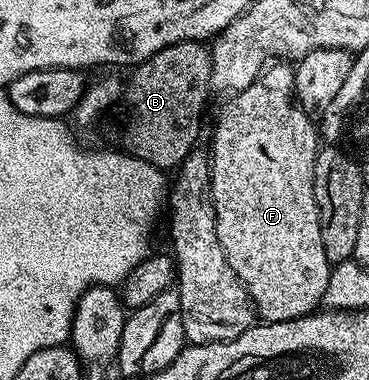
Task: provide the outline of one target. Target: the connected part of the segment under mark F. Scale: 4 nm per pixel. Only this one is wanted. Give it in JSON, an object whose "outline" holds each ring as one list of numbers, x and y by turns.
{"outline":[[288,62,265,67,246,90,229,95,225,100,228,101,216,116,210,155,218,242,222,242,234,274,238,274,252,297,261,321,273,324,308,316,324,304,333,269,326,258,326,246,322,246,320,211,314,194,314,162,322,147,317,125,314,122,312,125,313,117,296,98,296,73]]}

